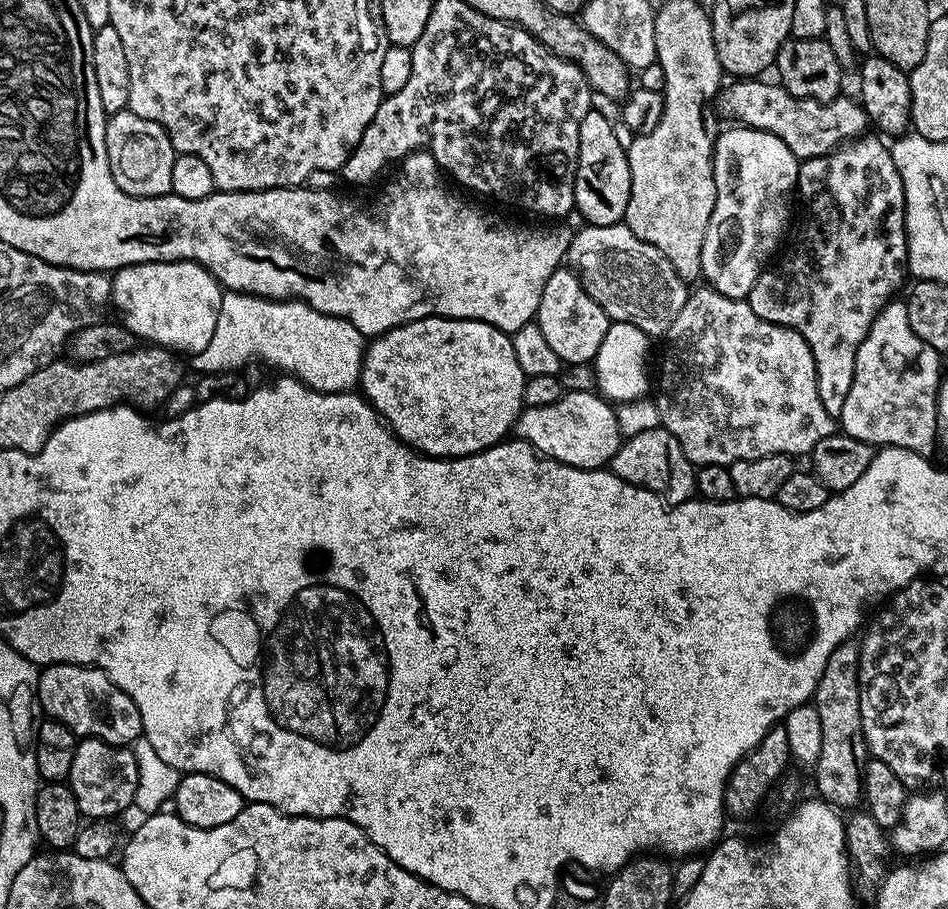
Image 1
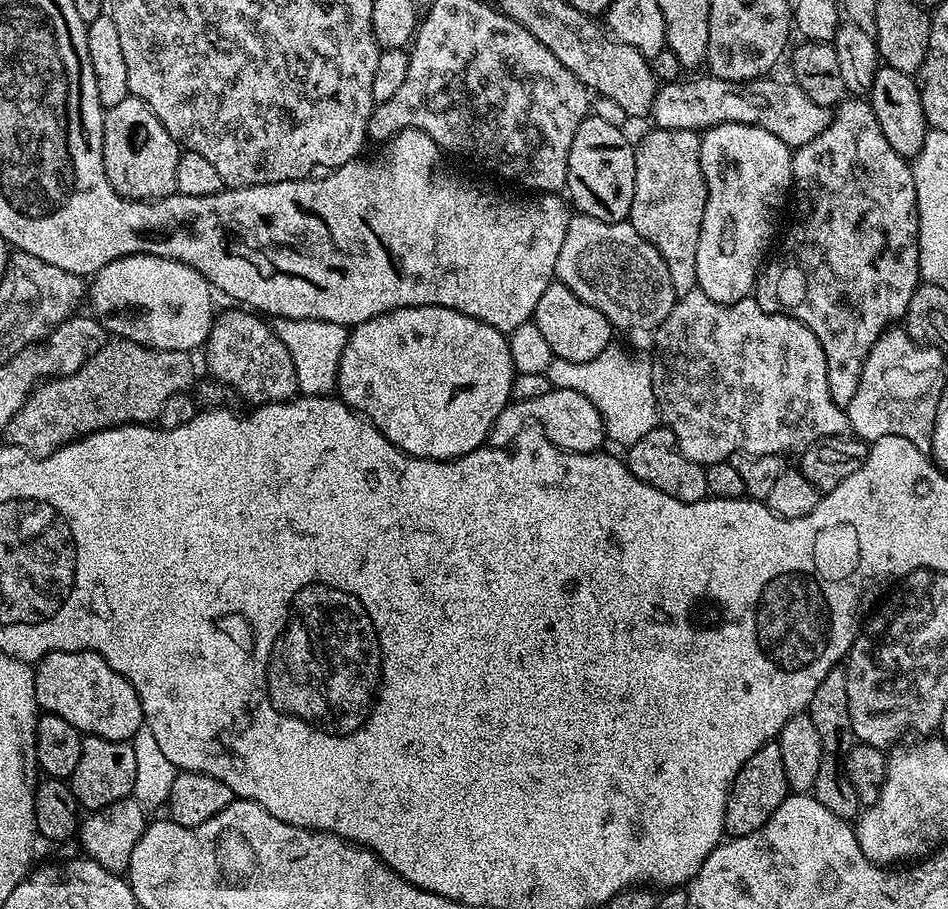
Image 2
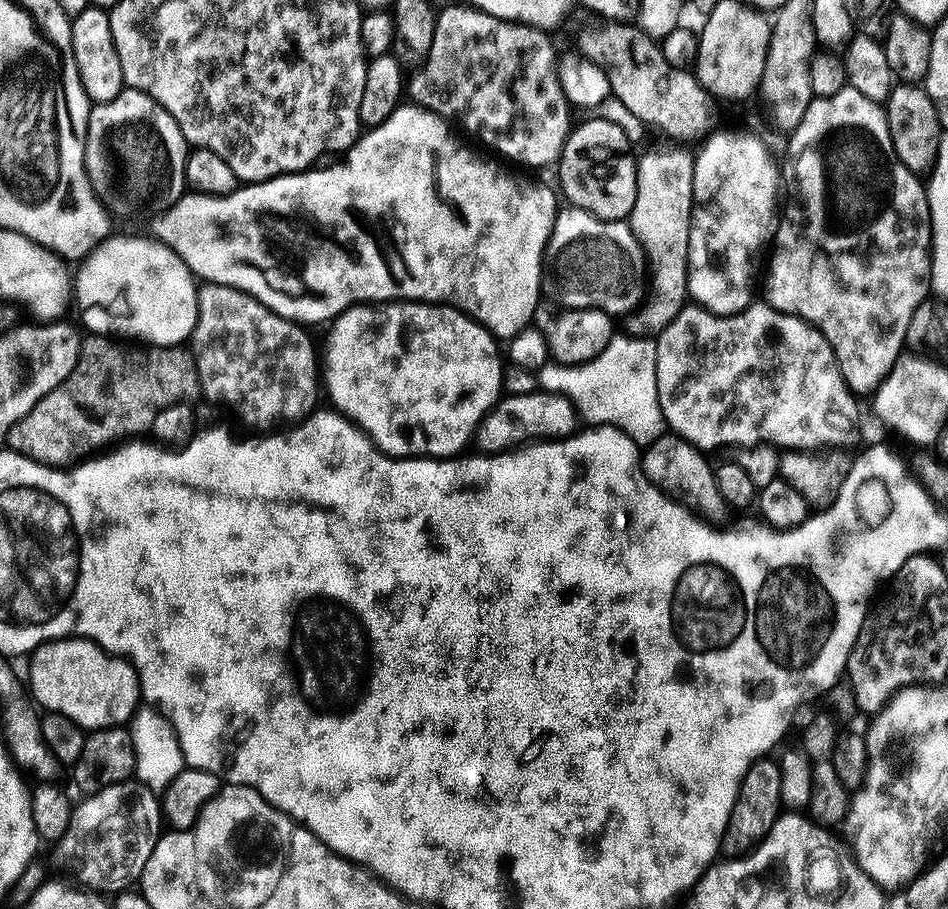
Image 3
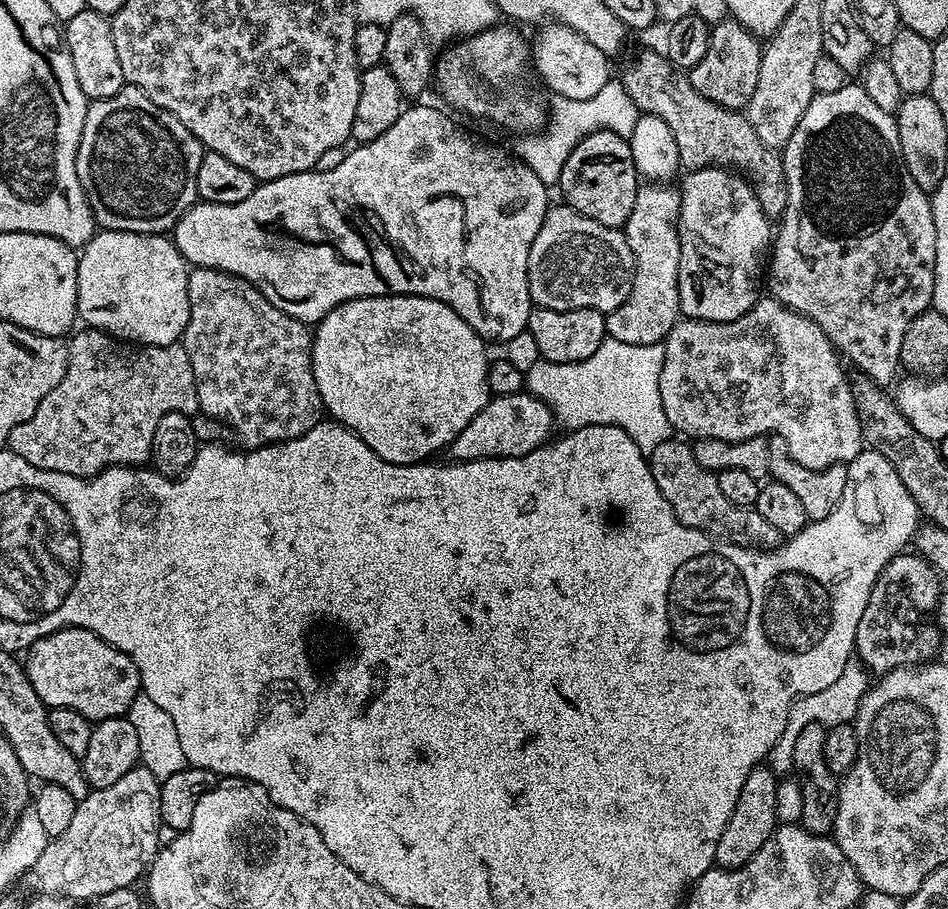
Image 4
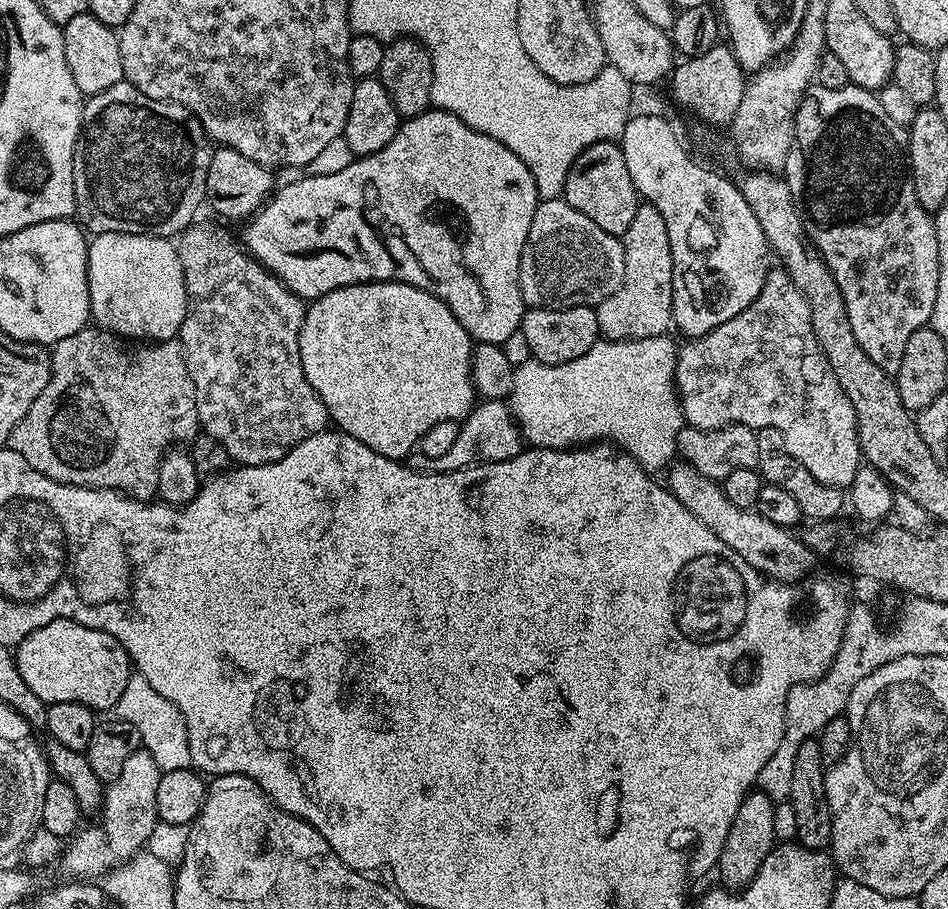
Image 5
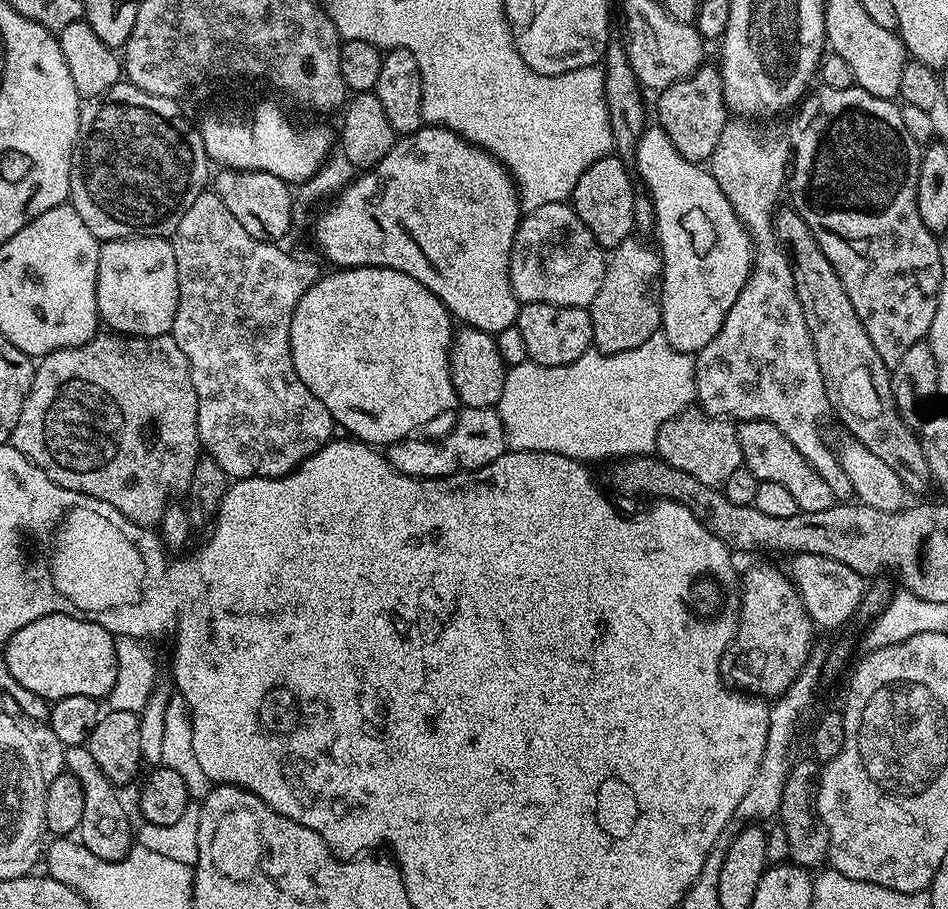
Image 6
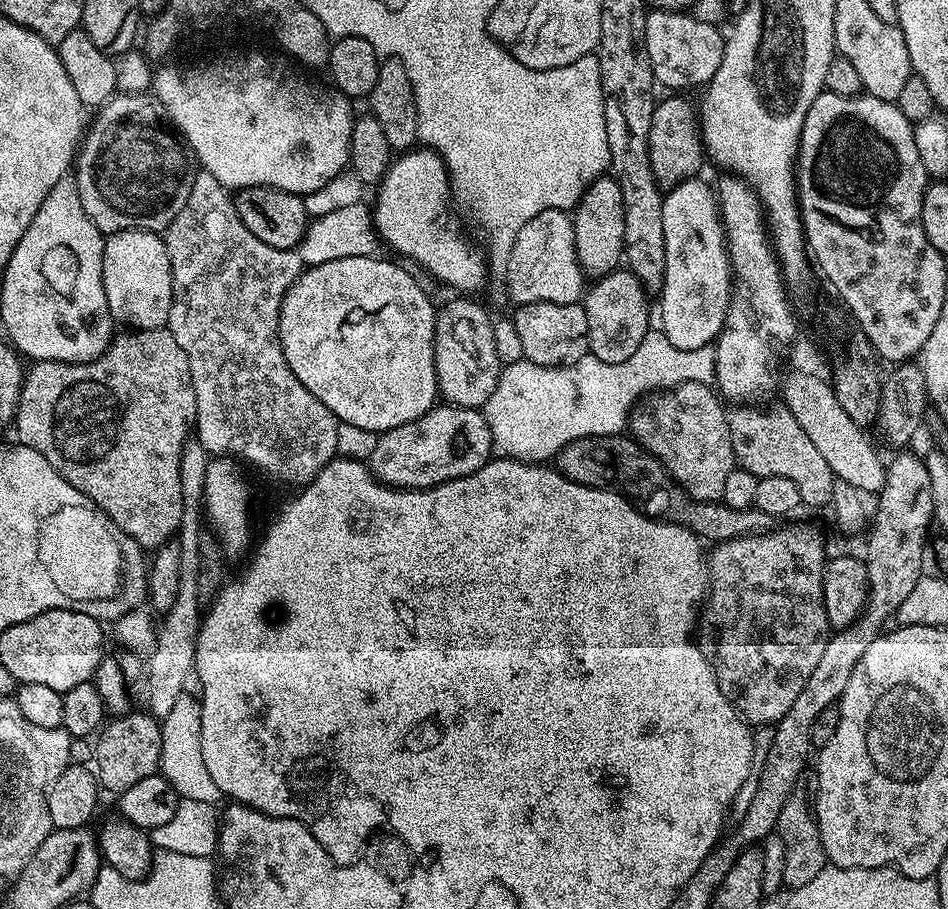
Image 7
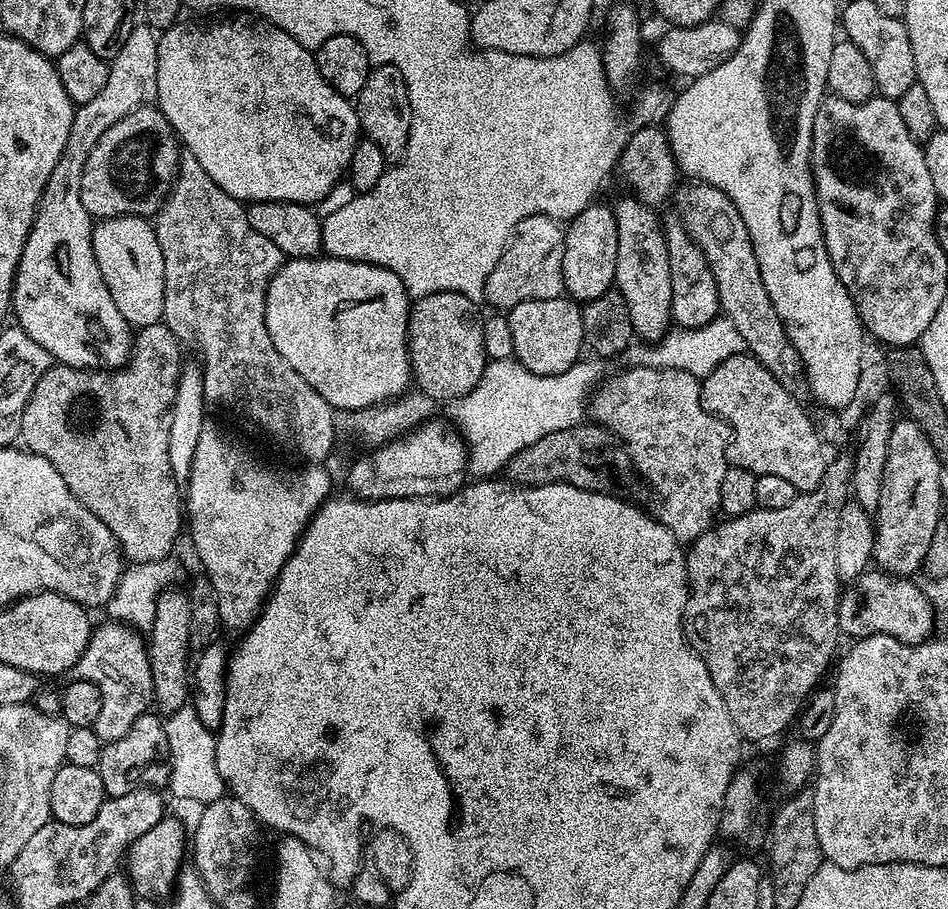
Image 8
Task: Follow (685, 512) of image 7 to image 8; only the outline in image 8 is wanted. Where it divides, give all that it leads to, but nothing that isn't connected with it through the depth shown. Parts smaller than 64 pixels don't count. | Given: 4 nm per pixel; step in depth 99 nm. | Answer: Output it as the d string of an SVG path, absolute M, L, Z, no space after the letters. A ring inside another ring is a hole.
M581 422L566 430L554 430L554 434L538 438L538 442L526 446L526 450L518 450L507 464L506 476L511 483L530 488L543 484L569 484L591 492L616 490L619 484L628 488L638 480L628 451L616 434L595 422Z

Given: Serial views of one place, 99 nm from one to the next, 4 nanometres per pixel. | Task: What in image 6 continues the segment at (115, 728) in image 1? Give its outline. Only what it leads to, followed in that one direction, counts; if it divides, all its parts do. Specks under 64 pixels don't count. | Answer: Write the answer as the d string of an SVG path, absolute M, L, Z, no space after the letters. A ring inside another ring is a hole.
M56 613L34 618L8 639L2 654L15 680L26 690L34 690L45 702L71 698L73 694L104 698L118 678L116 637L77 616Z

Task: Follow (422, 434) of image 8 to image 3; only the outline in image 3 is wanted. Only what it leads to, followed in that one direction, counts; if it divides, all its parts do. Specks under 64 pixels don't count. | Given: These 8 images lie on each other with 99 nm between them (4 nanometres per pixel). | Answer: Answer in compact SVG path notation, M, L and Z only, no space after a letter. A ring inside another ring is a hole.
M537 390L530 394L505 395L496 401L476 428L474 444L481 453L507 452L525 442L541 438L563 438L573 435L578 428L576 408L564 396Z

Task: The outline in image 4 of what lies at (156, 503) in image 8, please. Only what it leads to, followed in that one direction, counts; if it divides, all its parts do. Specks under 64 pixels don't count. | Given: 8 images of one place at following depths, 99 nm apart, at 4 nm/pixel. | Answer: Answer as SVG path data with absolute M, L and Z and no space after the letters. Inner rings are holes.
M85 327L83 331L80 333L77 331L67 341L68 365L66 366L66 374L62 374L62 382L58 382L58 386L54 386L54 390L50 390L50 394L46 394L46 398L42 398L42 402L38 402L38 410L34 410L34 414L30 414L30 418L26 422L22 422L18 426L14 426L14 430L10 430L7 451L18 454L18 458L26 458L26 462L30 462L30 466L38 466L42 470L85 478L98 476L108 468L147 465L152 454L154 430L157 429L162 416L171 412L180 412L188 417L193 417L200 411L200 403L196 393L196 379L194 378L194 370L190 366L190 354L186 354L183 343L180 342L167 344L166 346L154 346L153 344L141 346L117 340L116 337L110 336L106 332L100 332L97 328Z

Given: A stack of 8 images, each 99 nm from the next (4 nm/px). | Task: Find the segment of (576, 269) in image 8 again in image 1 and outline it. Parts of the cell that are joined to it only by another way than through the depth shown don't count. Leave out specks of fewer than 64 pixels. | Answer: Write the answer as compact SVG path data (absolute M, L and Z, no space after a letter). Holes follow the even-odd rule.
M593 110L582 118L582 130L578 130L578 166L574 182L575 211L584 215L583 223L594 226L614 226L623 221L626 206L630 202L630 162L628 150L622 147L614 134L614 123L599 110Z

